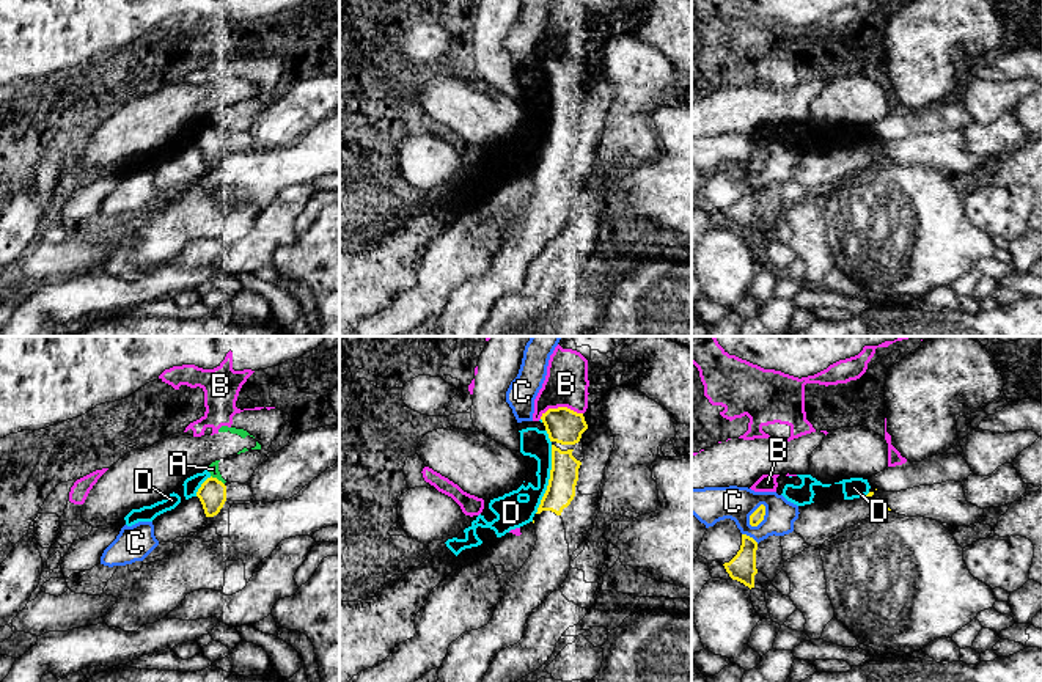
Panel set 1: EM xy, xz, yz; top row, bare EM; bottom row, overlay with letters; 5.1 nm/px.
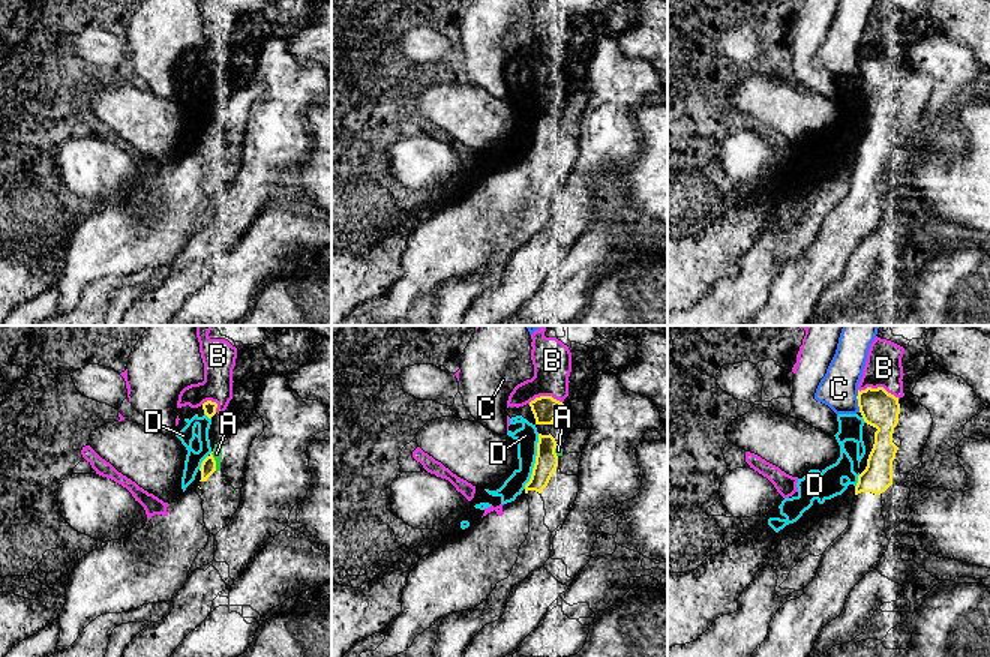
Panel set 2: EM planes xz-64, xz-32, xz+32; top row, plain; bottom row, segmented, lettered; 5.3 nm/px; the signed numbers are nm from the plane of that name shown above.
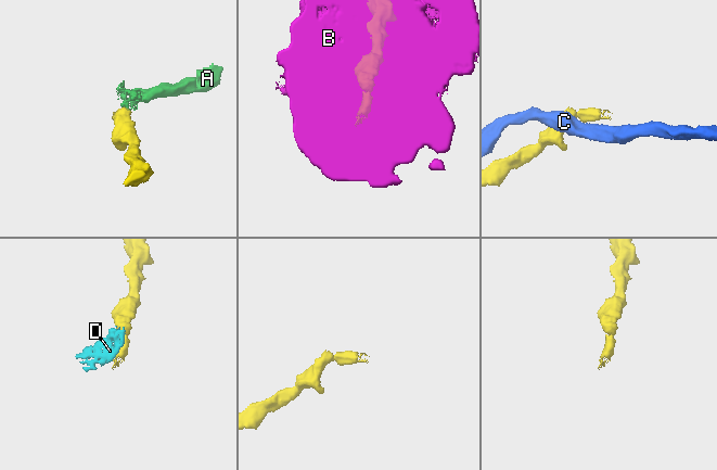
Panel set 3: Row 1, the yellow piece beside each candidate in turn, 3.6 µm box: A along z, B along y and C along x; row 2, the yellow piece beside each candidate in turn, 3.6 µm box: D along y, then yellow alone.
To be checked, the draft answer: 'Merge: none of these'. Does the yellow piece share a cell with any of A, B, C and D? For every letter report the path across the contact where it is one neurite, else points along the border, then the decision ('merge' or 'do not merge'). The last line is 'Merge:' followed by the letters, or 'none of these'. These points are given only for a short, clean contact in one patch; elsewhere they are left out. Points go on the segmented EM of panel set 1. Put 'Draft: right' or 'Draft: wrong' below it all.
A: do not merge
B: do not merge
C: along yz (763, 503), (750, 516), (752, 527) | do not merge
D: along xz (552, 445), (549, 484), (535, 513) | do not merge
Merge: none of these
Draft: right

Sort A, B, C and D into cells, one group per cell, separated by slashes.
A / B / C / D

